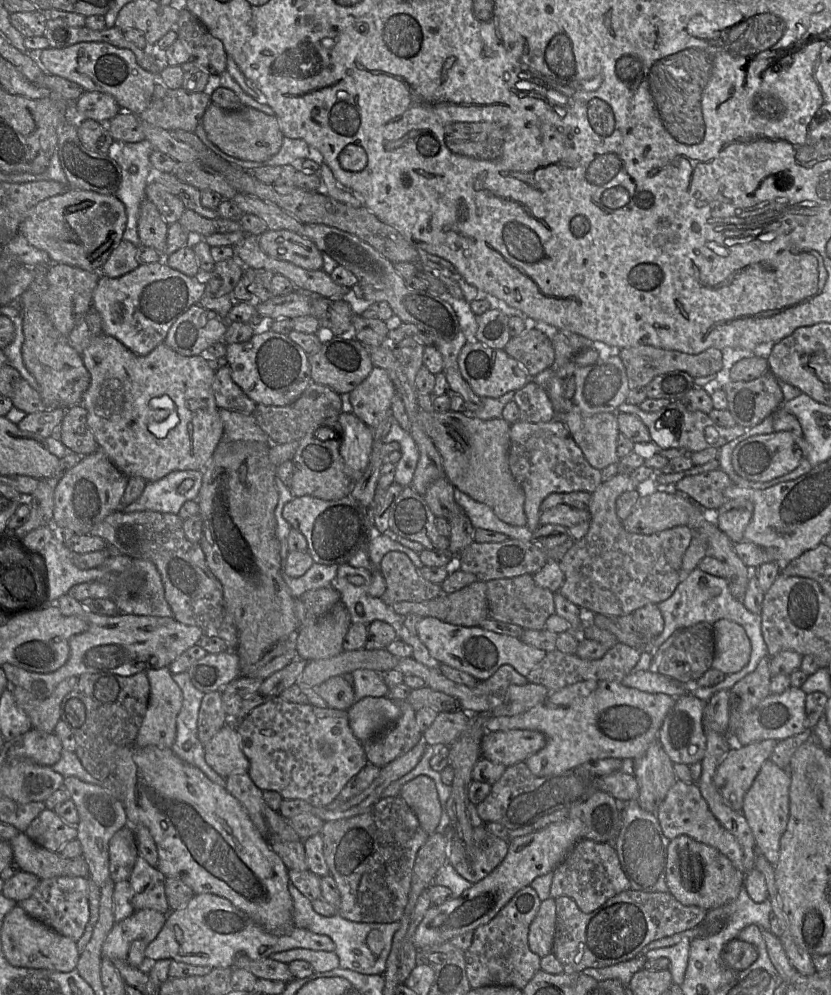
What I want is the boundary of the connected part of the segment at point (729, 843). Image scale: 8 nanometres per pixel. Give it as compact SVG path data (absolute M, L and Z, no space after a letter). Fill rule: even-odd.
M677 780L668 790L664 800L659 805L656 816L663 835L672 840L680 835L712 846L725 855L733 866L744 873L744 860L742 847L735 838L711 812L707 801L703 798L697 783L687 783Z

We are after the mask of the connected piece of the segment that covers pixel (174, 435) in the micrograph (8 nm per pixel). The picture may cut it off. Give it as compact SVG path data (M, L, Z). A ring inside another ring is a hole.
M103 333L91 340L82 352L82 358L91 375L90 386L81 400L81 405L88 413L88 426L99 449L123 474L128 478L139 476L147 482L153 482L173 471L204 471L218 444L224 439L224 425L213 393L216 371L209 367L206 355L183 356L161 343L148 355L140 356L116 338ZM165 397L175 403L180 421L161 439L155 437L148 426L152 422L162 422L170 415L170 410L164 407Z

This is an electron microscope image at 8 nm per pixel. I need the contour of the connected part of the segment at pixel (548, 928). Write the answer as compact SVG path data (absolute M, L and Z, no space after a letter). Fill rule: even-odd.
M555 899L541 902L536 917L530 924L528 946L540 958L550 954L553 948L556 929Z

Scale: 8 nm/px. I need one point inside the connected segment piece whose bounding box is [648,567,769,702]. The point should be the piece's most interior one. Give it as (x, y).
(694, 600)

